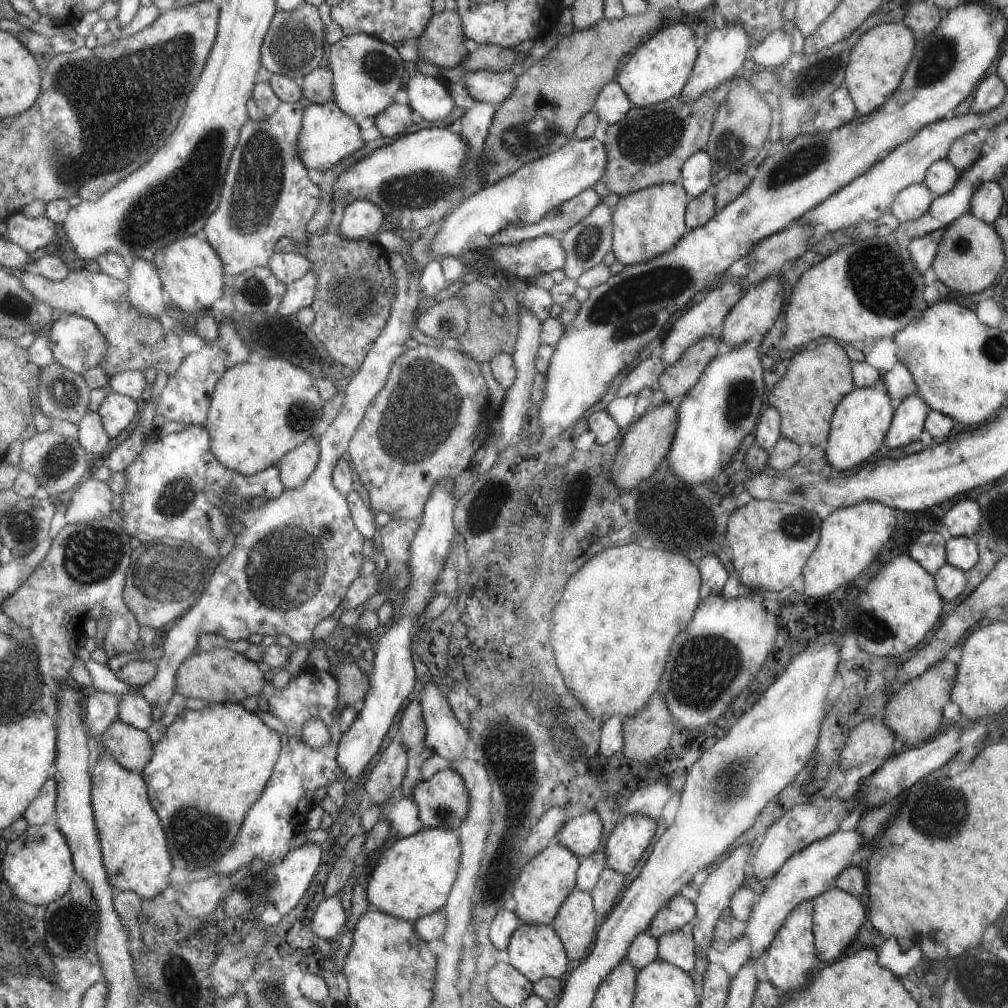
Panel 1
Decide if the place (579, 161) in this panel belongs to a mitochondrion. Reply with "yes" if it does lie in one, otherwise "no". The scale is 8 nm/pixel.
yes

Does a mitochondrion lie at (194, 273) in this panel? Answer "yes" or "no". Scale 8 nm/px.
no

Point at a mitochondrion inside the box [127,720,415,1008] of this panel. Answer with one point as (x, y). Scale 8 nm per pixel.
(200, 833)

